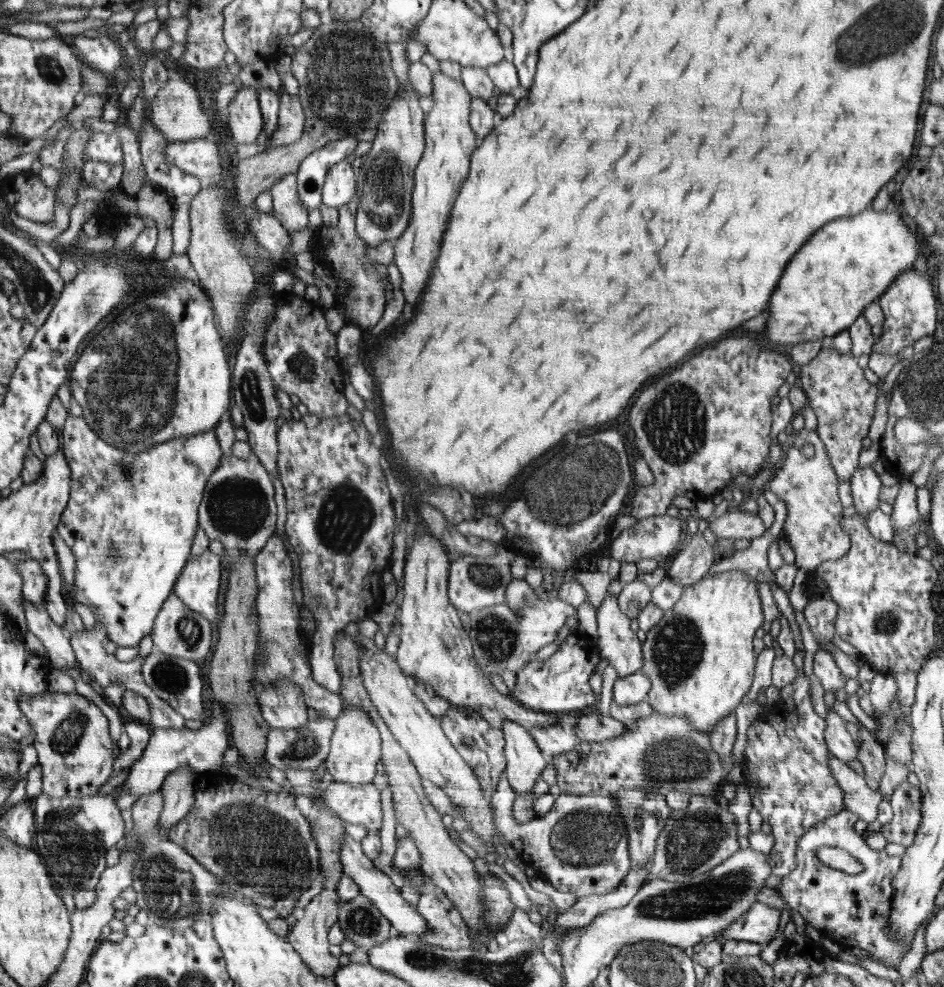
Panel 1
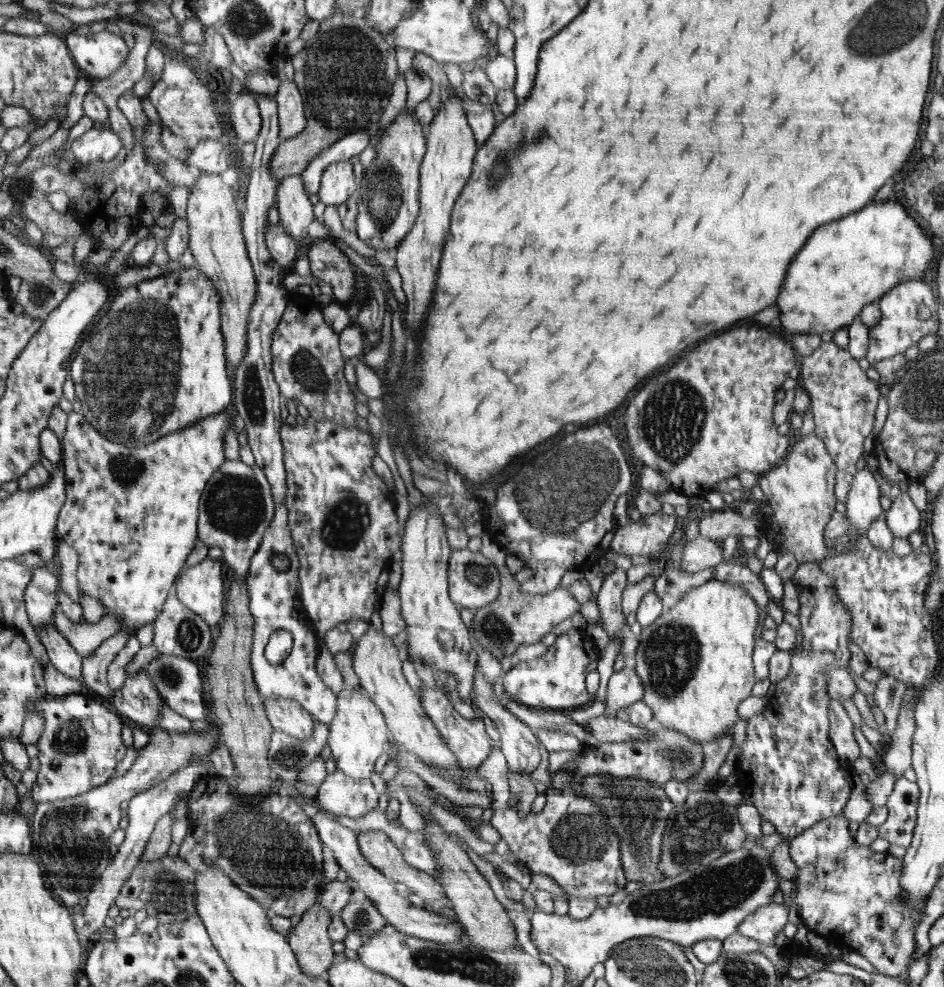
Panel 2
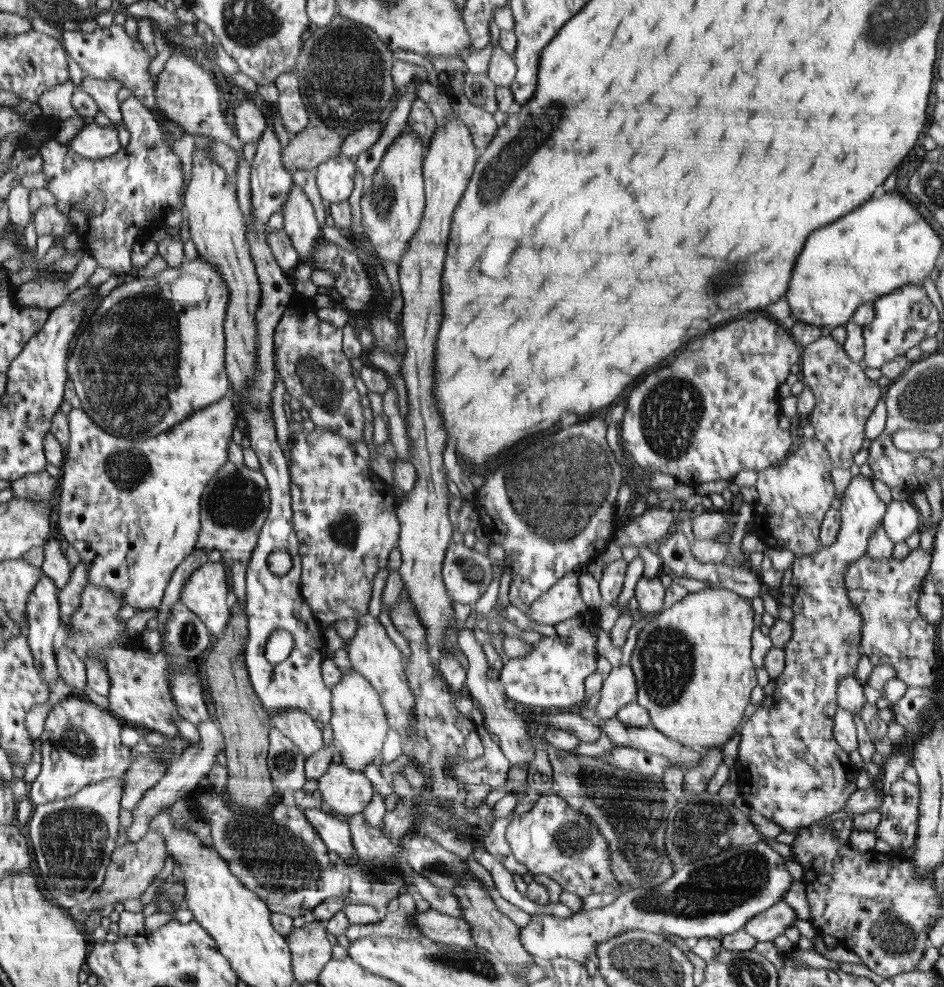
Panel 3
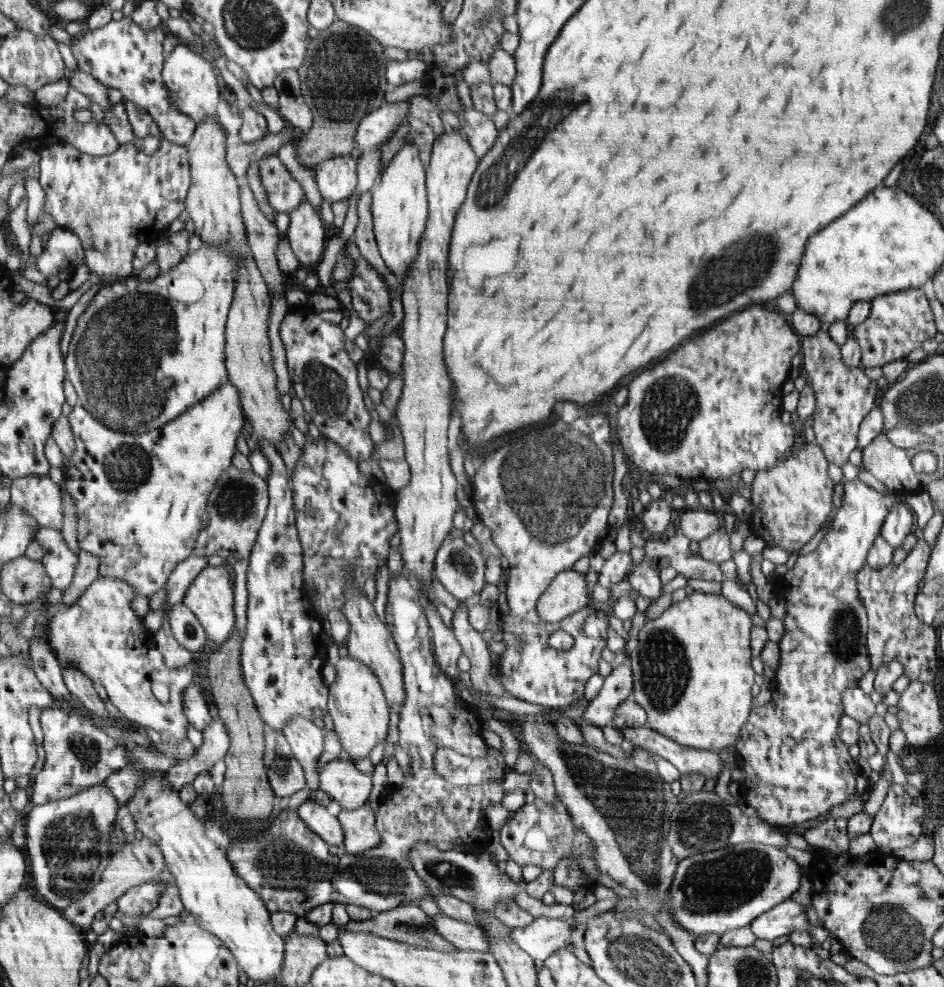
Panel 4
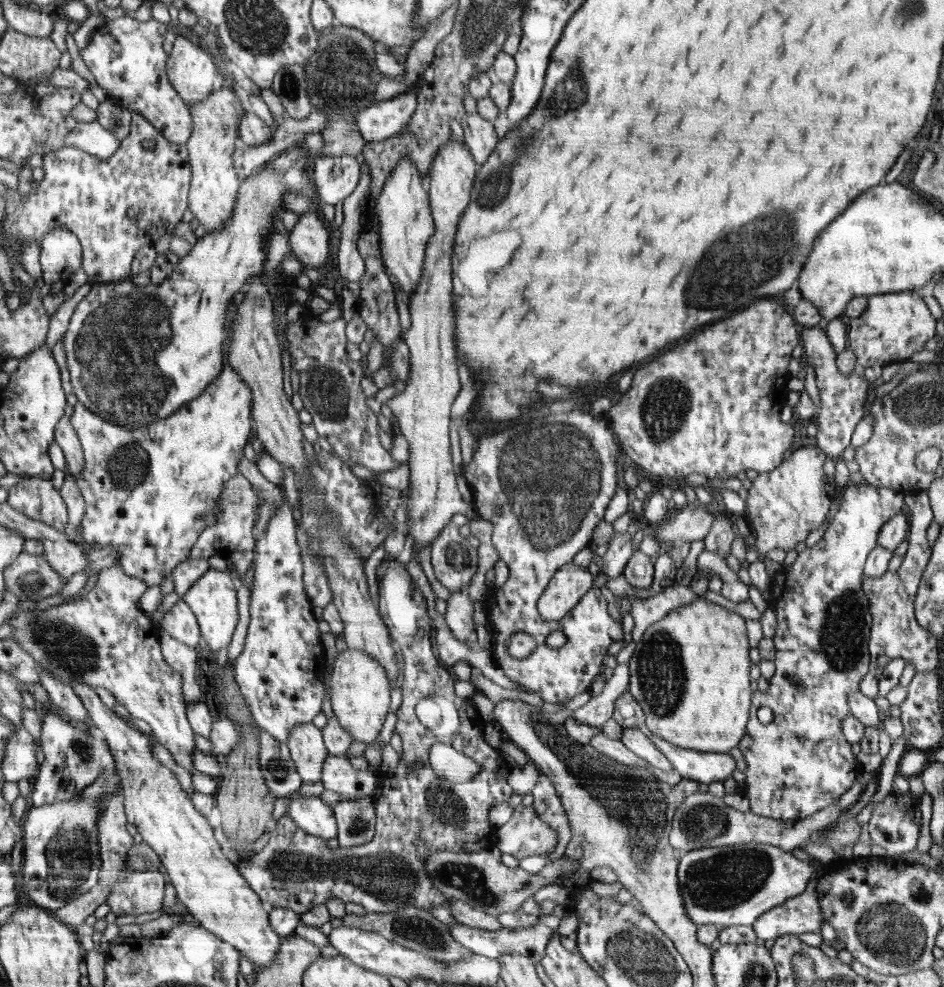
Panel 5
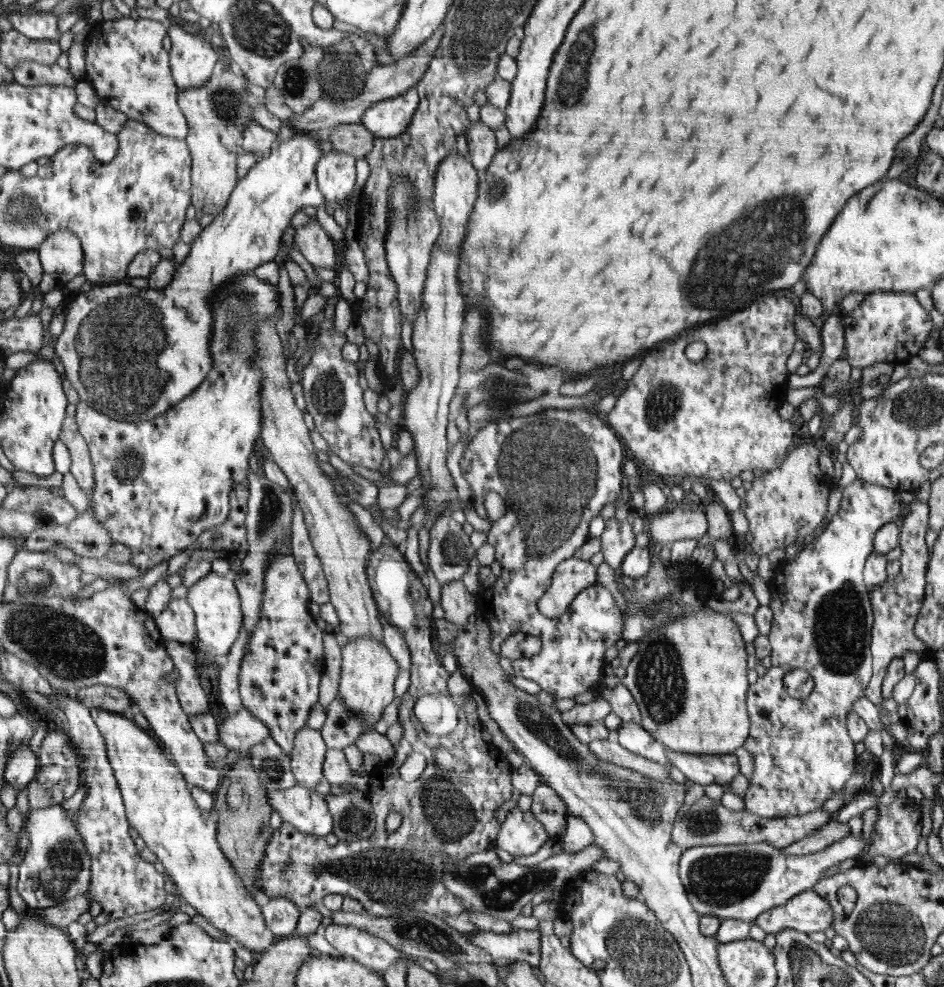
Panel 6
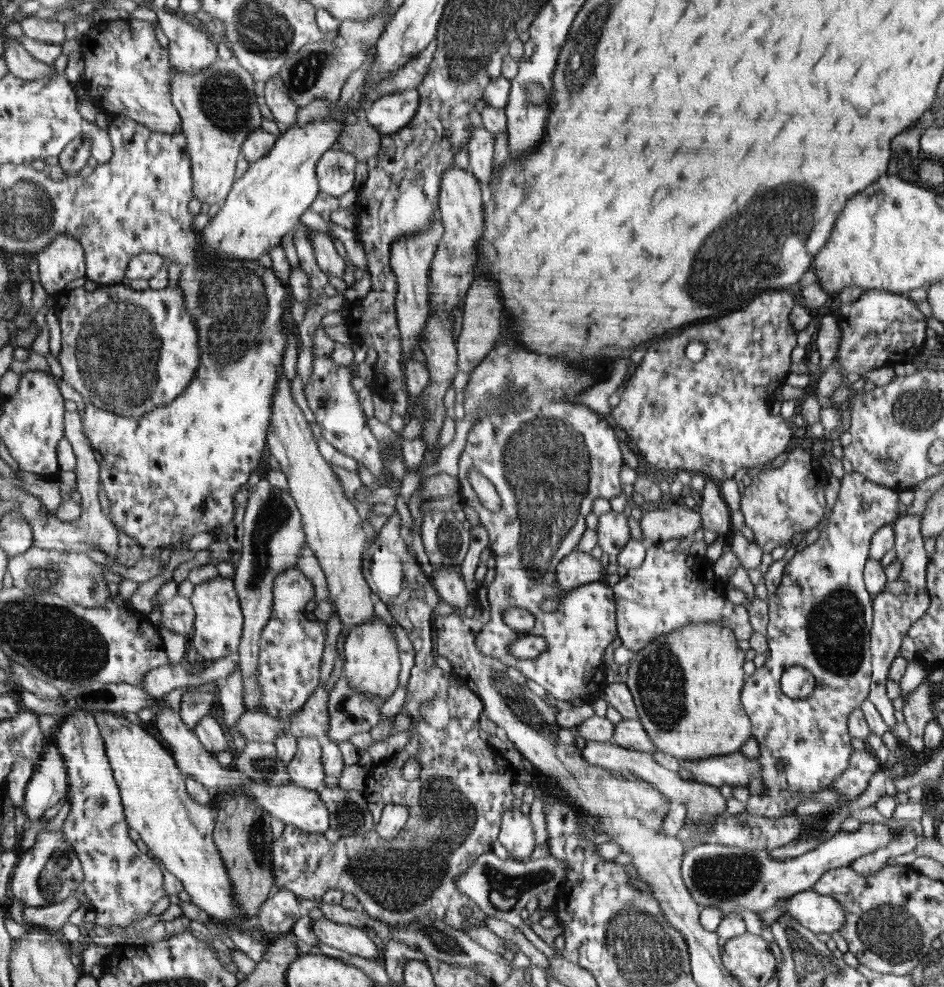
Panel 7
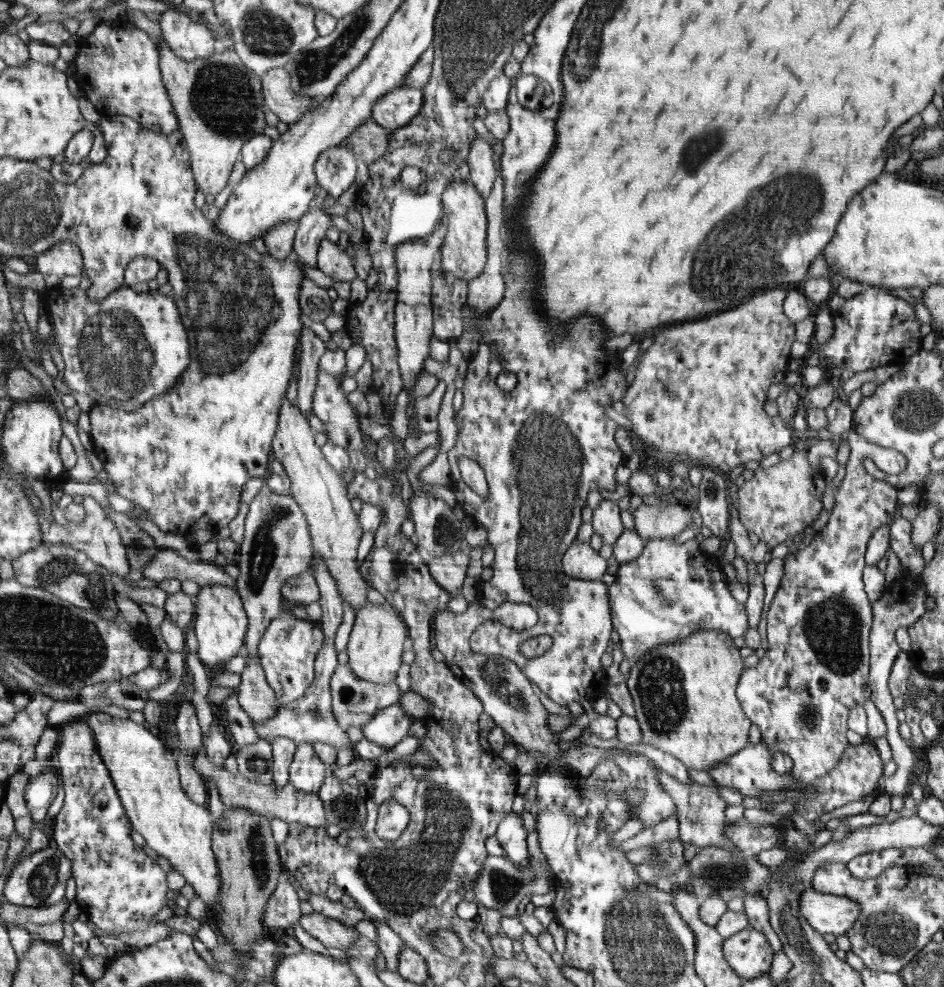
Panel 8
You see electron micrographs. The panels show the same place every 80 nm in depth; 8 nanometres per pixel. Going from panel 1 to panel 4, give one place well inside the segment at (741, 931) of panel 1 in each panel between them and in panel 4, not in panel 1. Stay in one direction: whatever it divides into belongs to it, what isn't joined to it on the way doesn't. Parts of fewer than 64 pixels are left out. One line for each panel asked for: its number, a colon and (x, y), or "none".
2: (763, 925)
3: (766, 926)
4: (789, 916)

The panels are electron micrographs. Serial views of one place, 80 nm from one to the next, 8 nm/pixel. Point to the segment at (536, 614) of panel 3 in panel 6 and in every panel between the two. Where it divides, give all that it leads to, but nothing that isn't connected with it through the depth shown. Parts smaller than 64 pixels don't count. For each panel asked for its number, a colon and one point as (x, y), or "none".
4: (568, 592)
5: (570, 583)
6: (572, 576)

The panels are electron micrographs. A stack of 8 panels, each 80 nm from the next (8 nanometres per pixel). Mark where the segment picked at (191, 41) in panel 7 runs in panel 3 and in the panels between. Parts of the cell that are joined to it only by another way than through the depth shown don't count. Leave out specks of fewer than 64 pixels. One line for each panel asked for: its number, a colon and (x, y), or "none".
3: (186, 93)
4: (191, 82)
5: (191, 70)
6: (191, 57)

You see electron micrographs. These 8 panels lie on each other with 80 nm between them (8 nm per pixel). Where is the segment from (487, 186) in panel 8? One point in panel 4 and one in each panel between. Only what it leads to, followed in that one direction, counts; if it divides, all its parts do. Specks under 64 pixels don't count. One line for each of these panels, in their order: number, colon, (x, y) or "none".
4: (479, 129)
5: (480, 138)
6: (480, 137)
7: (481, 144)

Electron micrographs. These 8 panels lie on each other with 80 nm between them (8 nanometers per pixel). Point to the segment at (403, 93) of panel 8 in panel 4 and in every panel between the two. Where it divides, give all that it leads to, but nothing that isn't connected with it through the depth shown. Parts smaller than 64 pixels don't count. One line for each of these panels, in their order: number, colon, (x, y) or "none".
4: (376, 127)
5: (385, 119)
6: (388, 118)
7: (390, 113)

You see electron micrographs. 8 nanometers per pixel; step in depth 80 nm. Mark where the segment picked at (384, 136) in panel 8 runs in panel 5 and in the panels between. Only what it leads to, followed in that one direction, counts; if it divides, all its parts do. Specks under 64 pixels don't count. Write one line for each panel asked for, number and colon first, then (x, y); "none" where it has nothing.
5: (342, 73)
6: (349, 139)
7: (364, 140)

